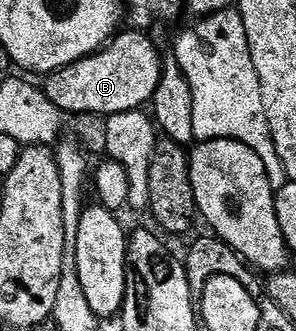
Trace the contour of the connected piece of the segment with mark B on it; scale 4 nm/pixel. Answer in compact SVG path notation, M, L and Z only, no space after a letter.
M124 32L108 41L100 51L82 58L78 62L59 68L51 73L48 80L42 84L45 97L50 100L63 114L73 112L76 116L101 116L107 118L114 114L141 111L145 106L151 105L156 98L159 80L163 74L162 52L156 48L156 41L151 35L143 36L140 32Z

